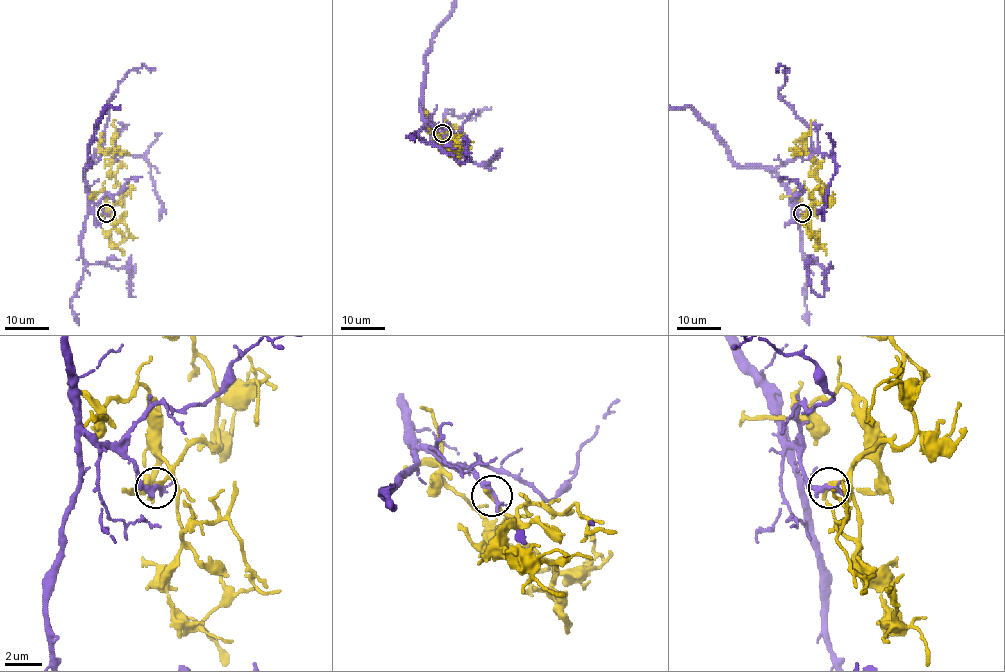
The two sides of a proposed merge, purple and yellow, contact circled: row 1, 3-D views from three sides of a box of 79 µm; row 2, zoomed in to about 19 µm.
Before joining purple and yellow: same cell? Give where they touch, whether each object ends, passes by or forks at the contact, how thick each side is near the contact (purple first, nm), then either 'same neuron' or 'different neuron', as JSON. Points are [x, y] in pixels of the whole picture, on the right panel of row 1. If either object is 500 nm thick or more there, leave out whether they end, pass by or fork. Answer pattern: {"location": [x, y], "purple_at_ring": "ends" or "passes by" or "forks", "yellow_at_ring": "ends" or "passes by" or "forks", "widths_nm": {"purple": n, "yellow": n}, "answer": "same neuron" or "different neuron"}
{"location": [802, 213], "purple_at_ring": "ends", "yellow_at_ring": "ends", "widths_nm": {"purple": 420, "yellow": 320}, "answer": "different neuron"}

